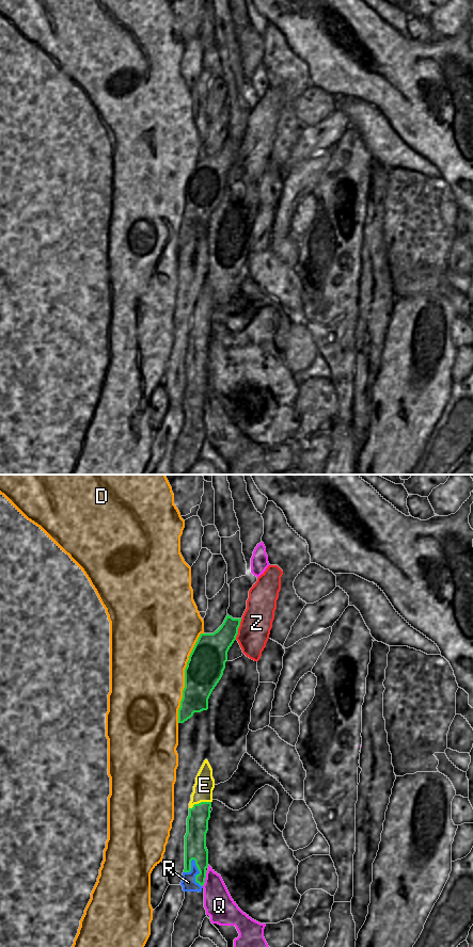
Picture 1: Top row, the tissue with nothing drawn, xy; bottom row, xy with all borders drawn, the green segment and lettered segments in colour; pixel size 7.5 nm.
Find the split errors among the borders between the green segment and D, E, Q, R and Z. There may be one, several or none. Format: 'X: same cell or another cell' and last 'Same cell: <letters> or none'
D: another cell
E: another cell
Q: another cell
R: another cell
Z: another cell
Same cell: none

